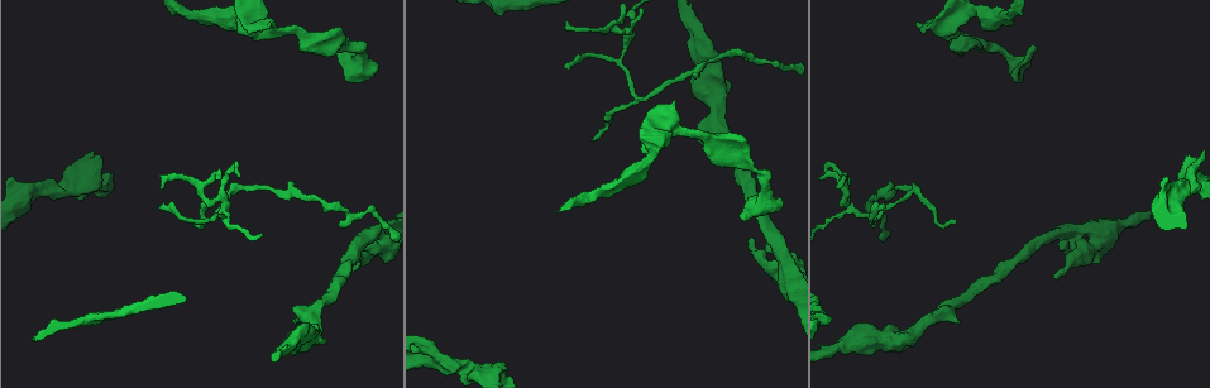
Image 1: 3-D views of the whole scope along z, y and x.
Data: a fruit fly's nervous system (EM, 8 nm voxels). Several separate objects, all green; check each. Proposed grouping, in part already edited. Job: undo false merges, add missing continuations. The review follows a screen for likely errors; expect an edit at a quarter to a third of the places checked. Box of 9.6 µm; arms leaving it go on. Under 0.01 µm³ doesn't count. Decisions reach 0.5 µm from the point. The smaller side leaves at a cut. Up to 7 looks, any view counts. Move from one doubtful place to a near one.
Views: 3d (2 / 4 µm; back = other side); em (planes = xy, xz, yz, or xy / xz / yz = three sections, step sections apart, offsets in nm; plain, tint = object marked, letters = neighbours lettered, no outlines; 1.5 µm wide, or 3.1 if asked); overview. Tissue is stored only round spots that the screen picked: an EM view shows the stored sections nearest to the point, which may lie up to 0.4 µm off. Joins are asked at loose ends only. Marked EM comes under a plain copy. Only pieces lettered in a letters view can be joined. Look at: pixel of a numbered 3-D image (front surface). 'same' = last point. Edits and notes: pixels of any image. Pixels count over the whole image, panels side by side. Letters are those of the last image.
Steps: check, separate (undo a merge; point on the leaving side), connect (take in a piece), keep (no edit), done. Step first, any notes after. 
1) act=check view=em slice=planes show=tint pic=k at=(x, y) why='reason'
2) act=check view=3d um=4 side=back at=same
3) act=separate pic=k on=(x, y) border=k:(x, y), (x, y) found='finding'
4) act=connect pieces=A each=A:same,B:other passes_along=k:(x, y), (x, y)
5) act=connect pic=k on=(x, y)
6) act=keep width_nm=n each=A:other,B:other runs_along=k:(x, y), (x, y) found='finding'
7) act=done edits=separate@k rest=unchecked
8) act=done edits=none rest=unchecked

act=check view=3d um=2 pic=1 at=(1034, 52) why='branch stops here'

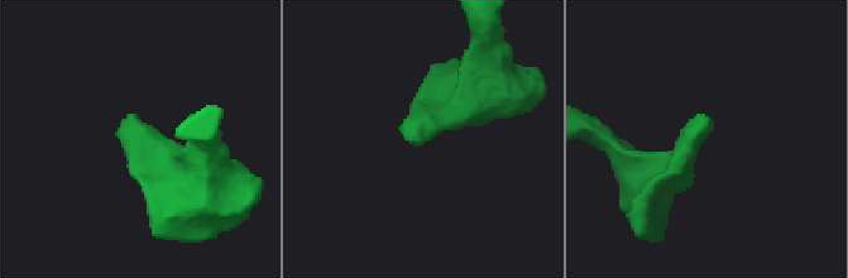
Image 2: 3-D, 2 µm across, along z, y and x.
act=check view=em slice=planes show=letters pic=2 at=(711, 129)

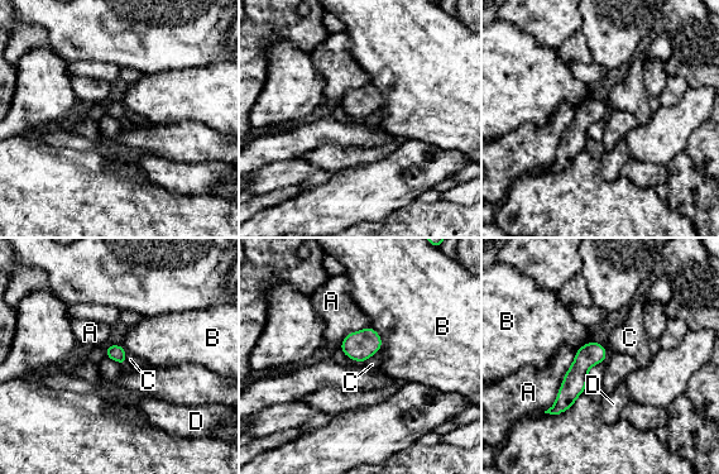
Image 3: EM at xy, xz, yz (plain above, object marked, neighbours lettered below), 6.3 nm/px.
act=keep each=A:other,B:other,C:other,D:other border=3:(124, 349), (126, 364) found='no lettered piece goes on from it'

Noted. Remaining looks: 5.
act=check view=em slice=planes show=letters pic=1 at=(664, 106) why='stops while still wide'

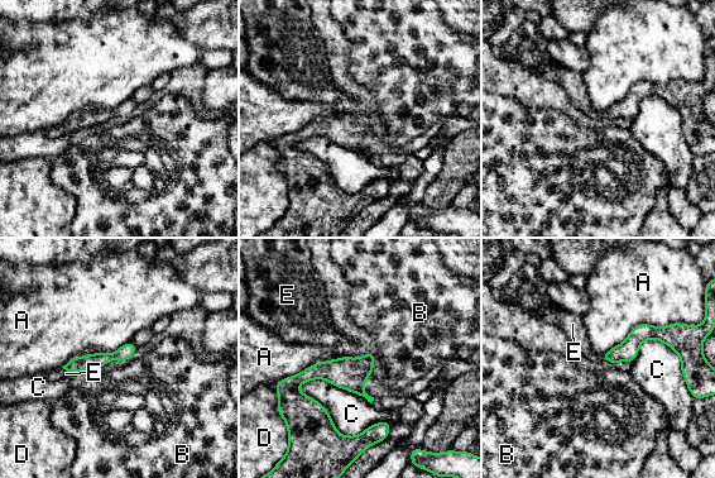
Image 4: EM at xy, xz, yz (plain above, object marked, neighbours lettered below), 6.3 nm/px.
act=connect pieces=E longest_contact=C:650nm each=A:other,B:other,C:other,D:other,E:same passes_along=4:(349, 373), (355, 358), (325, 335) found='it goes on there'

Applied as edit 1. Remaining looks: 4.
act=check view=3d um=4 side=back pic=1 at=(298, 323) why='free end'

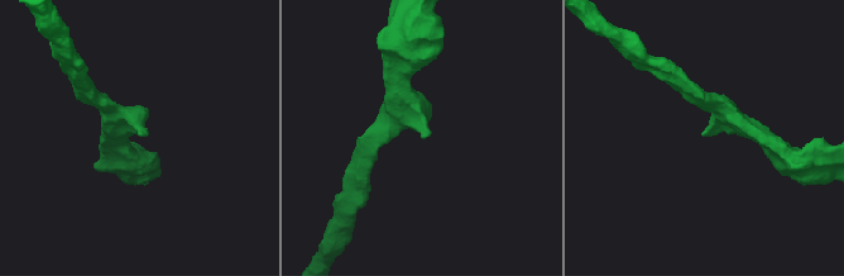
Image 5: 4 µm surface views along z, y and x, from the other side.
act=check view=em slice=yz step=4 show=tint pic=5 at=(423, 135) why='need the tissue'

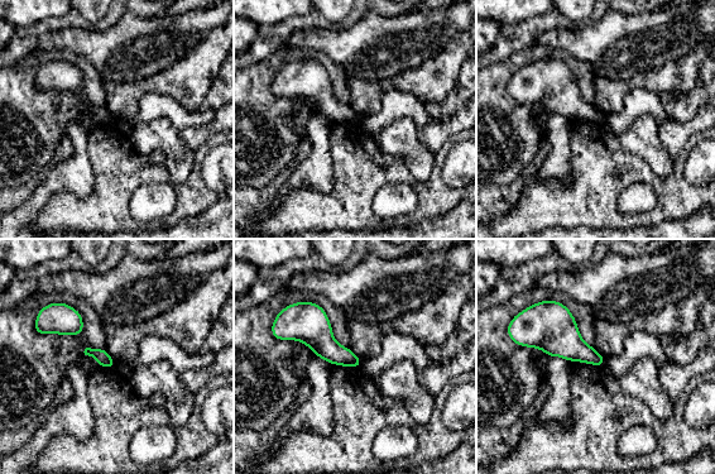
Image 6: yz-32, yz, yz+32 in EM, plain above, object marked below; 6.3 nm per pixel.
act=check view=em slice=planes show=letters at=same why='another direction'

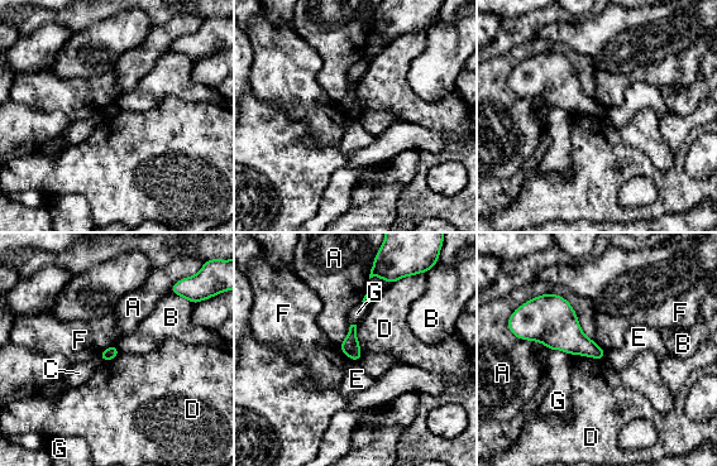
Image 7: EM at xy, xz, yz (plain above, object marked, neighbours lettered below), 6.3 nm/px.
act=keep each=A:other,B:other,C:other,D:other,E:other,F:other,G:other border=7:(570, 354), (581, 354), (603, 360) found='no lettered piece goes on from it'

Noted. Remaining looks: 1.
act=done edits=connect@4 rest=unchecked

